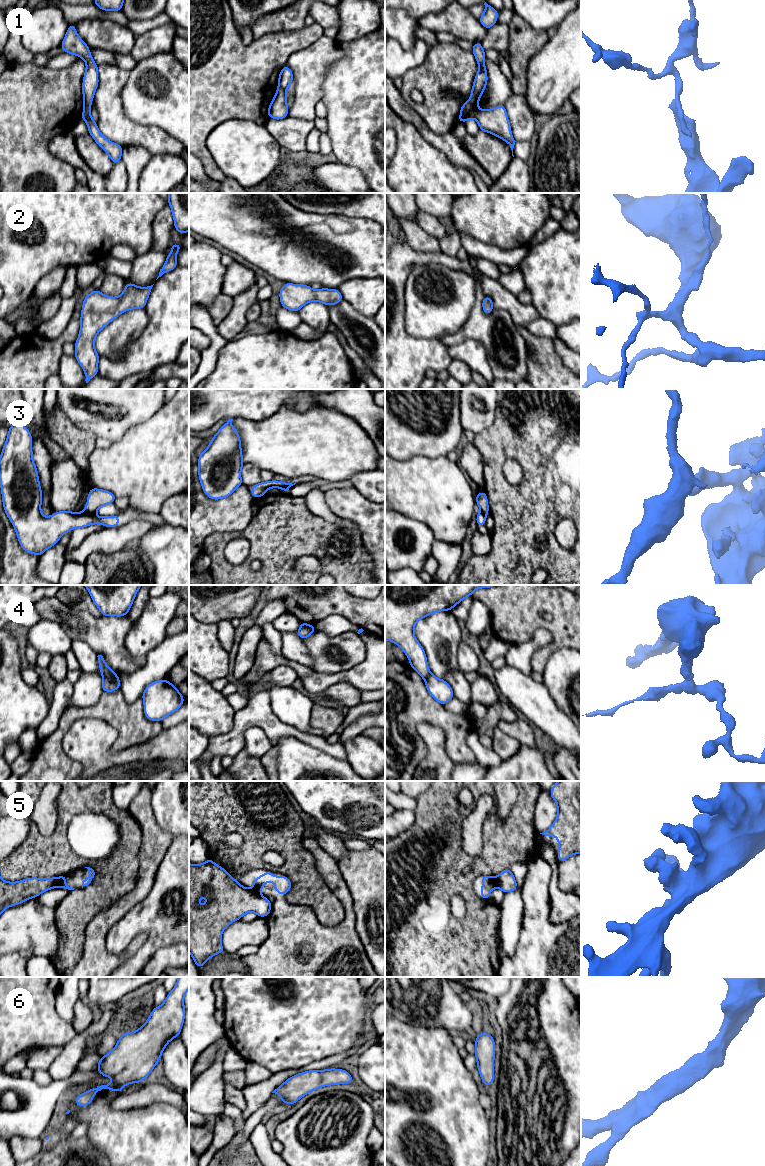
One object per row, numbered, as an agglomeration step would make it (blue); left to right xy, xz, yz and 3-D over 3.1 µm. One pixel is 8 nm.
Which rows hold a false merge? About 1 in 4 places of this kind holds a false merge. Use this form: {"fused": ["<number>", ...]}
{"fused": ["1", "3", "4", "5"]}

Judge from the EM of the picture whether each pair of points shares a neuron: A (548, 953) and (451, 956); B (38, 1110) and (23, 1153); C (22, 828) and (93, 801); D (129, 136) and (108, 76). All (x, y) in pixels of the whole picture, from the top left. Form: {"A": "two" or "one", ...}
{"A": "two", "B": "two", "C": "two", "D": "one"}

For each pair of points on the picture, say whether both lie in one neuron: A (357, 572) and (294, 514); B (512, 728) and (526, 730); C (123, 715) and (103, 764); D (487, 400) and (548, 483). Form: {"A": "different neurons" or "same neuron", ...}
{"A": "same neuron", "B": "same neuron", "C": "different neurons", "D": "different neurons"}

